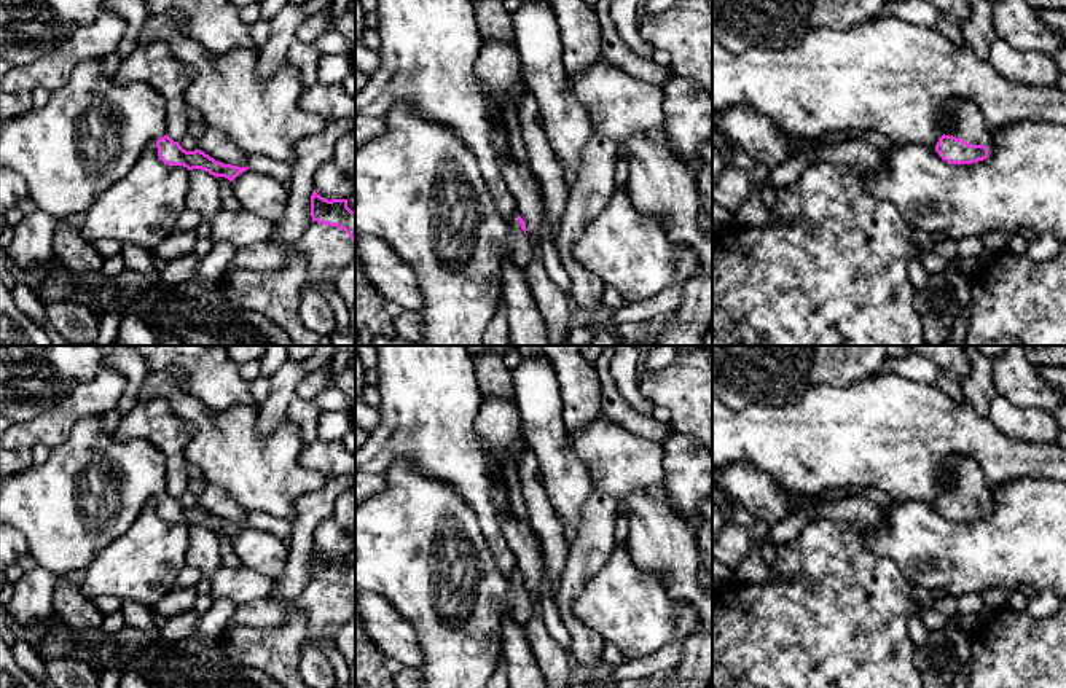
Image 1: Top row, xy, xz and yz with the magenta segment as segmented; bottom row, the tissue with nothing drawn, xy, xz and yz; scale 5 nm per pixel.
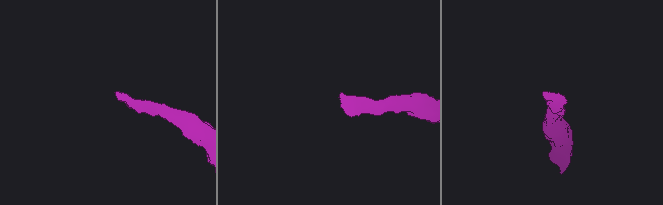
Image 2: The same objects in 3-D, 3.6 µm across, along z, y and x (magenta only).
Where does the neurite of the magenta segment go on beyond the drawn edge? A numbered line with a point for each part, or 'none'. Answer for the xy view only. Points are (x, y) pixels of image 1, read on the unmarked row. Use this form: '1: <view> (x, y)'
1: xy (88, 492)

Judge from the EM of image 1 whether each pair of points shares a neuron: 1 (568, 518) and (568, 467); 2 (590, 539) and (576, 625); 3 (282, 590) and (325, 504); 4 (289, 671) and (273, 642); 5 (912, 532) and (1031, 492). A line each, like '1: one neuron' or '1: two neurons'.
1: one neuron
2: one neuron
3: one neuron
4: one neuron
5: one neuron

